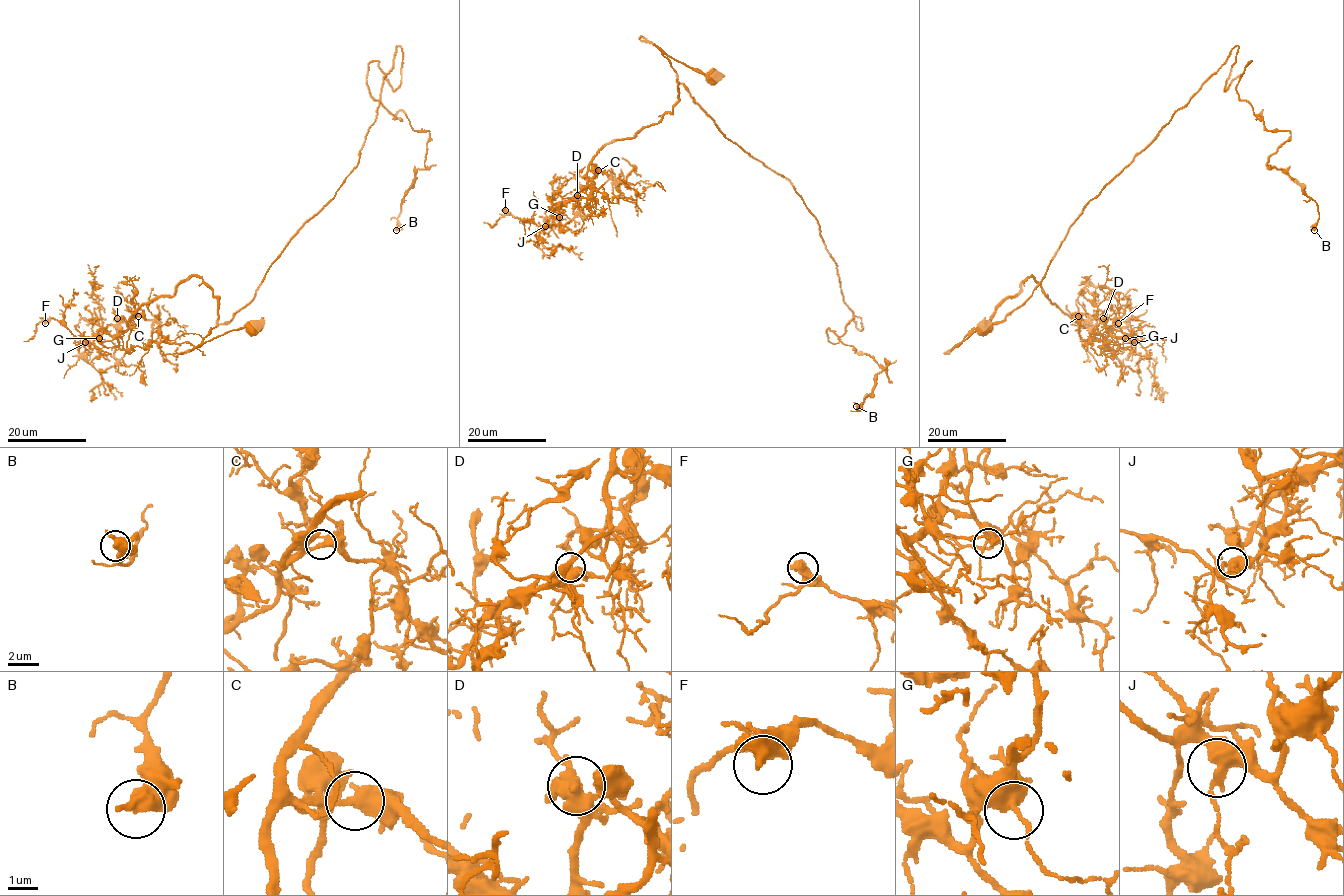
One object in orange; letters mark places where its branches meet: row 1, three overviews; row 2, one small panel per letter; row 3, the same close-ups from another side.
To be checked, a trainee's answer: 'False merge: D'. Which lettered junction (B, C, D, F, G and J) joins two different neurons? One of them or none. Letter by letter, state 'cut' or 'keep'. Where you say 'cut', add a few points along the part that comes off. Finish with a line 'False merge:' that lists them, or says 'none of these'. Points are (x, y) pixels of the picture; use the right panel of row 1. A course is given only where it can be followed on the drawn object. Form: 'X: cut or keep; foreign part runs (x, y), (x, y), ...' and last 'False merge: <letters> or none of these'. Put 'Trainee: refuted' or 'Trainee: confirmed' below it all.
B: keep
C: keep
D: keep
F: keep
G: keep
J: keep
False merge: none of these
Trainee: refuted

